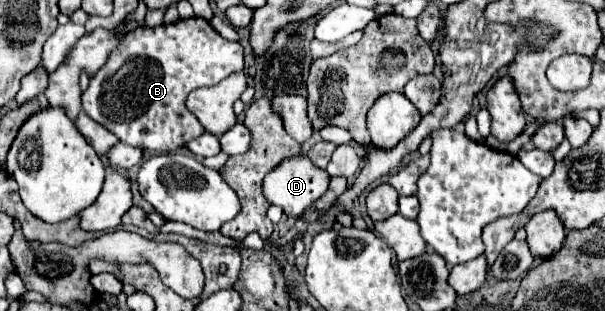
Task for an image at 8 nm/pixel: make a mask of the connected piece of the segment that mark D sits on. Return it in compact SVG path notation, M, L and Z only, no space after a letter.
M292 155L282 159L264 179L264 195L272 205L278 205L284 209L284 215L288 217L300 217L304 209L316 201L326 189L328 189L330 177L326 175L324 169L318 169L310 163L308 157L304 155Z

